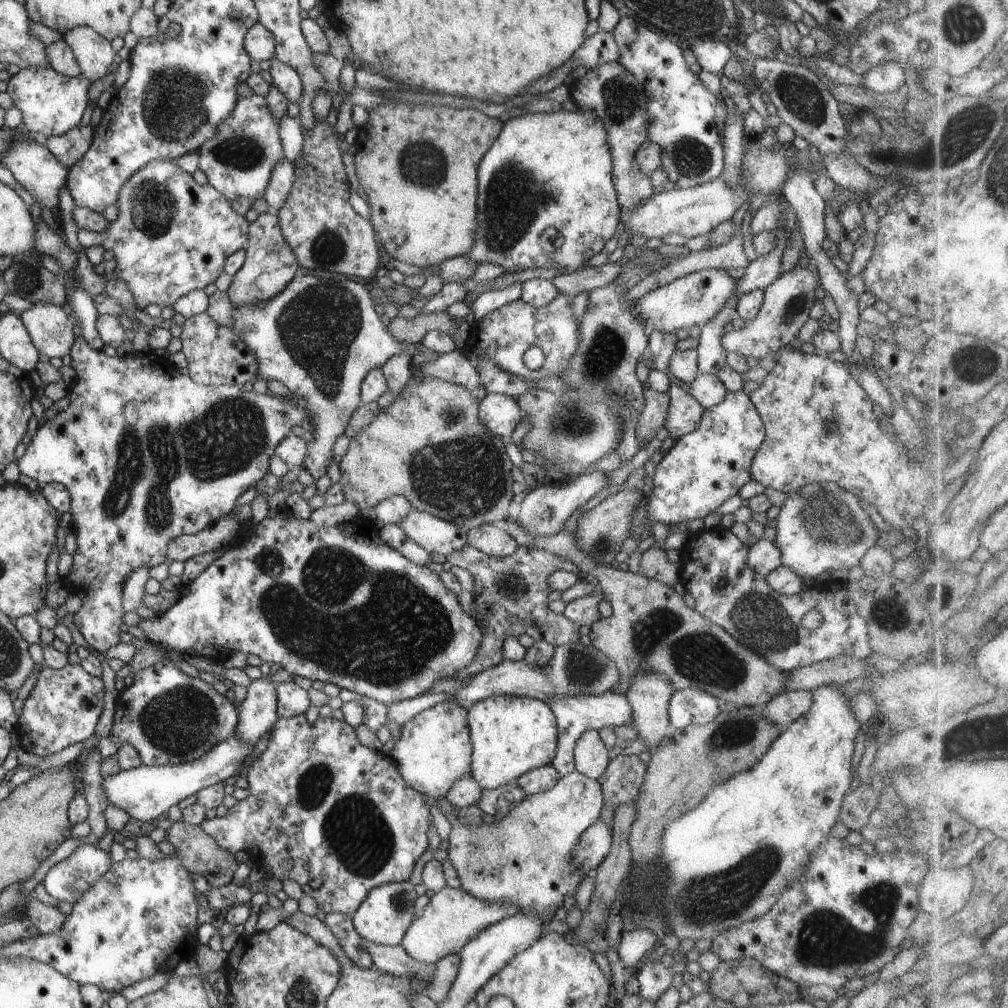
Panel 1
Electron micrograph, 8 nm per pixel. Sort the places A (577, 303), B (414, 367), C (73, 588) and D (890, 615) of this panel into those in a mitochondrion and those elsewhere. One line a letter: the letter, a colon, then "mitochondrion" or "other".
A: other
B: other
C: other
D: mitochondrion

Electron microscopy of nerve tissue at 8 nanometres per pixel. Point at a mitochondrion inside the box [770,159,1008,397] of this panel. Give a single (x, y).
(974, 363)

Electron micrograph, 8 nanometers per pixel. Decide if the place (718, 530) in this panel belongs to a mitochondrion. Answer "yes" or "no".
no

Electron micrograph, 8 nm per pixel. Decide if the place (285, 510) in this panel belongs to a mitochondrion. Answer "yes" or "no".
no

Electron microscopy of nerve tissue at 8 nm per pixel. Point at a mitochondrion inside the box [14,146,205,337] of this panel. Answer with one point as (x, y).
(153, 206)

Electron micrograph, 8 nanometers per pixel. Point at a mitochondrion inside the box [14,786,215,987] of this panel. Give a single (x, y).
(73, 885)

